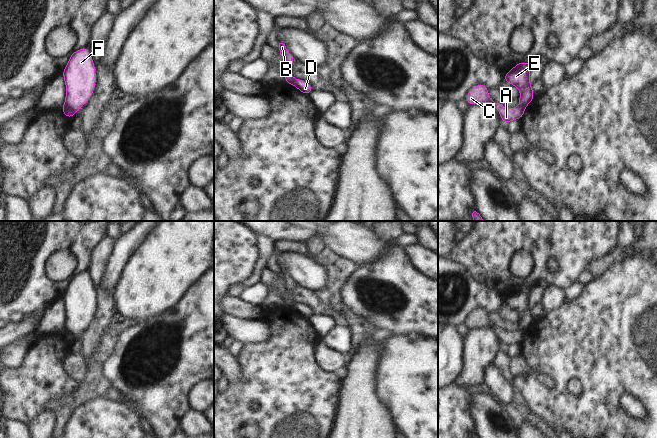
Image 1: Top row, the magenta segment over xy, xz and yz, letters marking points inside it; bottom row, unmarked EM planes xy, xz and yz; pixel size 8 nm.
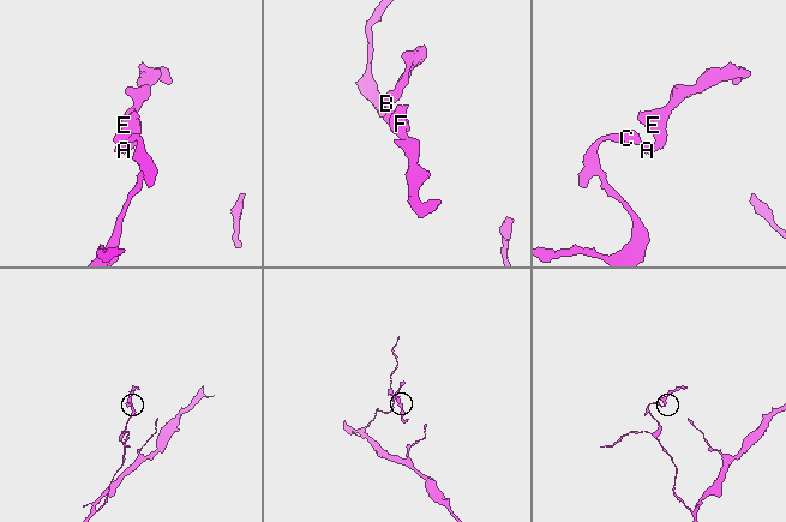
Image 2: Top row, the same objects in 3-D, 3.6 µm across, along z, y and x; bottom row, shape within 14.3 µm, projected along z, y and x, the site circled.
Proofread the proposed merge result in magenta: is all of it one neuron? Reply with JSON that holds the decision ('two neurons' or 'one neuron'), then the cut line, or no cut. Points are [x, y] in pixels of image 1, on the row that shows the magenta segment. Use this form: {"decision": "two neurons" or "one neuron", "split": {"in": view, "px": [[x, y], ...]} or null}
{"decision": "two neurons", "split": {"in": "xy", "px": [[64, 104], [75, 113]]}}

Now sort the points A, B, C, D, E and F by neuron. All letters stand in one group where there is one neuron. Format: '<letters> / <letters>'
A B C / D E F

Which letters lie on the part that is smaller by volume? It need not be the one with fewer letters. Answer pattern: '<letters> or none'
D, E, F

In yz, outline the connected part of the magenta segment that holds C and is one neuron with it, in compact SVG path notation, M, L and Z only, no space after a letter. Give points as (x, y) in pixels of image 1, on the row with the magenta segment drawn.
M477 84L472 87L465 96L465 100L469 106L480 103L492 103L500 114L503 123L510 123L516 119L522 119L524 116L525 108L518 106L516 108L507 108L501 104L495 103L488 94L489 88L483 84Z

